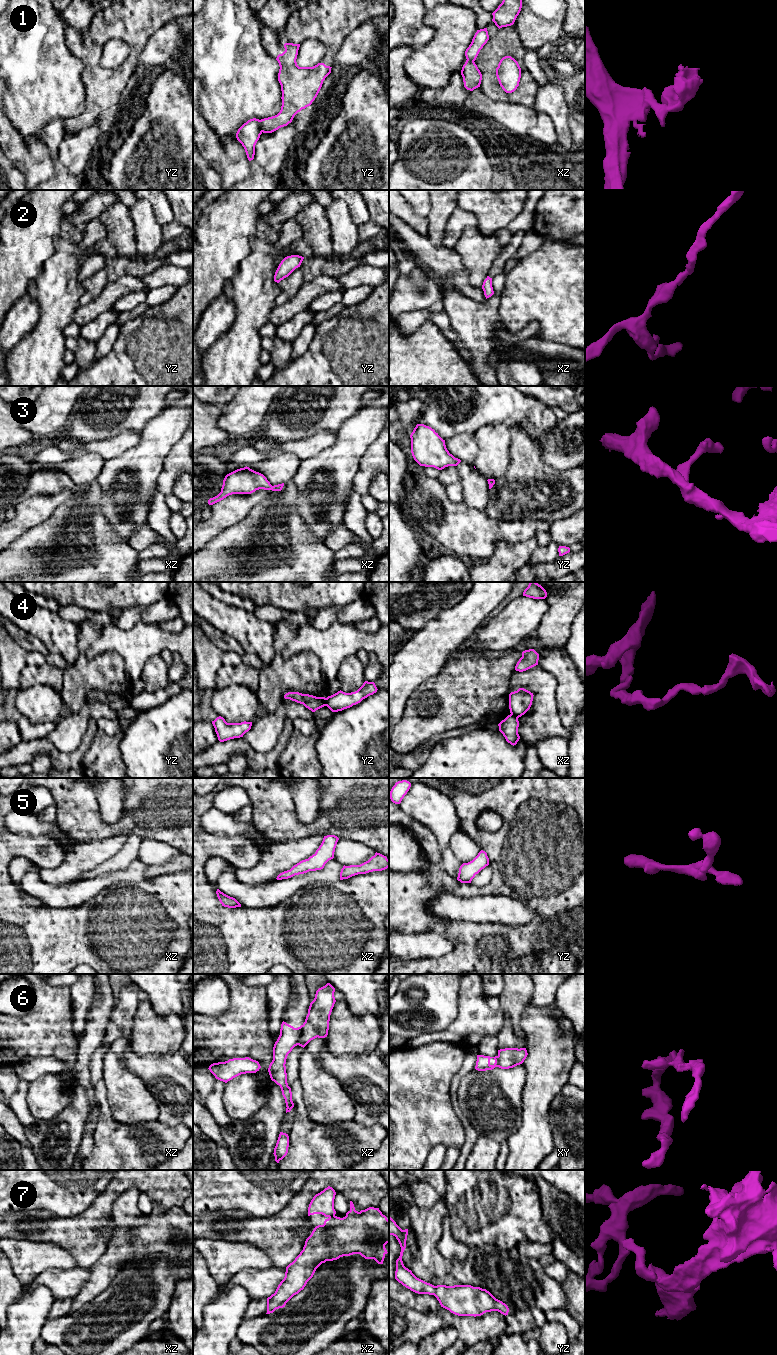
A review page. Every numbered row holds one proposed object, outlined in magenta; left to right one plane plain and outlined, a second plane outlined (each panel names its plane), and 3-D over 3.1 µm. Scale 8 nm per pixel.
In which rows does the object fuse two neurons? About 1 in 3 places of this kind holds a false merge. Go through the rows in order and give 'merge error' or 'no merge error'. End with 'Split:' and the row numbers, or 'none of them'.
1: merge error
2: no merge error
3: no merge error
4: merge error
5: no merge error
6: merge error
7: no merge error
Split: 1, 4, 6

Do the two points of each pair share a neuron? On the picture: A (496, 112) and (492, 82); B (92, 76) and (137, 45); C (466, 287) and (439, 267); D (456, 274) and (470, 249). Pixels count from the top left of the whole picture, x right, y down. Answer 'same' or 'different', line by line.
A: different
B: same
C: same
D: different

